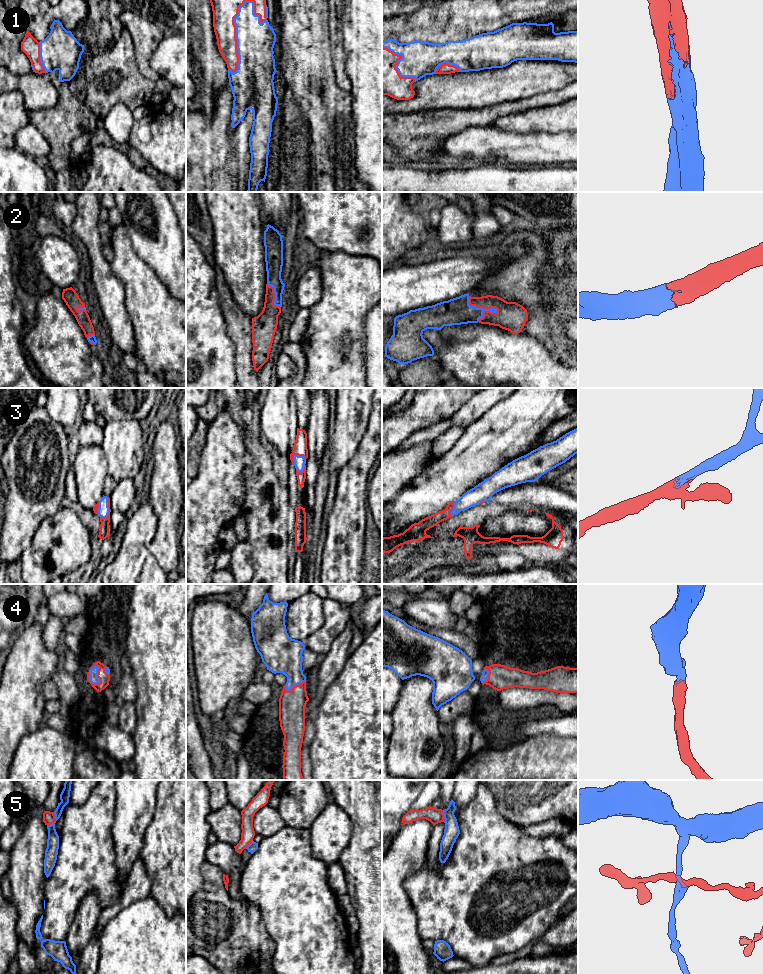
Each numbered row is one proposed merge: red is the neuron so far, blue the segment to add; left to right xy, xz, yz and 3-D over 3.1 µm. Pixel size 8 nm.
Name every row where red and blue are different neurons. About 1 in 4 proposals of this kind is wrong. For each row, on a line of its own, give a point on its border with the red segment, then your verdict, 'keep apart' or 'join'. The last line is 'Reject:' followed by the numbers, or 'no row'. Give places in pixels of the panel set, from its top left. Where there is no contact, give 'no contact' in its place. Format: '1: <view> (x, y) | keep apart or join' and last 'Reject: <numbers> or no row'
1: xz (235, 34) | join
2: yz (479, 307) | join
3: xz (295, 454) | join
4: xy (97, 676) | join
5: xy (55, 821) | keep apart
Reject: 5

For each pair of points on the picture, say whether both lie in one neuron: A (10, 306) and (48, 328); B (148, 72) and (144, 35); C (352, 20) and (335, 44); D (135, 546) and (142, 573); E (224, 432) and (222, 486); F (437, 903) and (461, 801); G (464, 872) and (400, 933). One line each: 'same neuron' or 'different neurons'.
A: different neurons
B: same neuron
C: different neurons
D: same neuron
E: same neuron
F: different neurons
G: different neurons

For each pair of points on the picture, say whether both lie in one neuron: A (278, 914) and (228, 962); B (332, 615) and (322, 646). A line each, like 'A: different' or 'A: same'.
A: different
B: same

